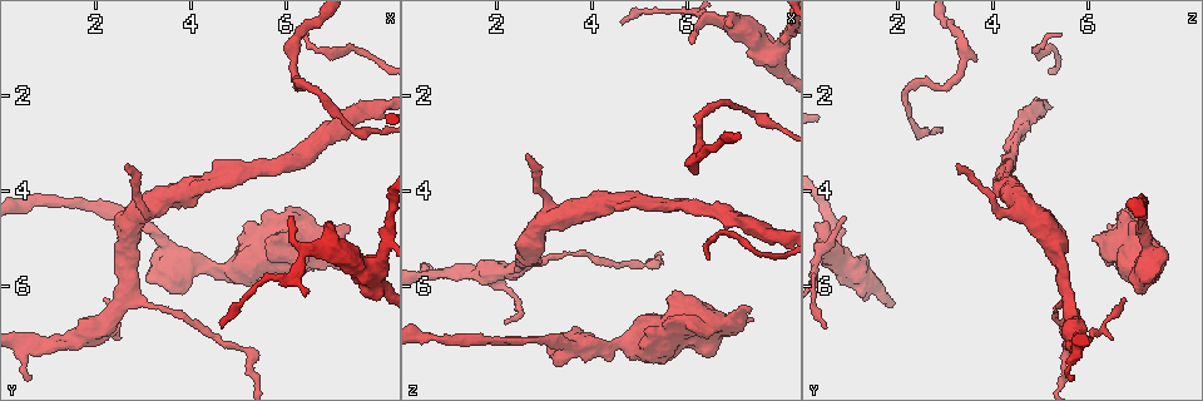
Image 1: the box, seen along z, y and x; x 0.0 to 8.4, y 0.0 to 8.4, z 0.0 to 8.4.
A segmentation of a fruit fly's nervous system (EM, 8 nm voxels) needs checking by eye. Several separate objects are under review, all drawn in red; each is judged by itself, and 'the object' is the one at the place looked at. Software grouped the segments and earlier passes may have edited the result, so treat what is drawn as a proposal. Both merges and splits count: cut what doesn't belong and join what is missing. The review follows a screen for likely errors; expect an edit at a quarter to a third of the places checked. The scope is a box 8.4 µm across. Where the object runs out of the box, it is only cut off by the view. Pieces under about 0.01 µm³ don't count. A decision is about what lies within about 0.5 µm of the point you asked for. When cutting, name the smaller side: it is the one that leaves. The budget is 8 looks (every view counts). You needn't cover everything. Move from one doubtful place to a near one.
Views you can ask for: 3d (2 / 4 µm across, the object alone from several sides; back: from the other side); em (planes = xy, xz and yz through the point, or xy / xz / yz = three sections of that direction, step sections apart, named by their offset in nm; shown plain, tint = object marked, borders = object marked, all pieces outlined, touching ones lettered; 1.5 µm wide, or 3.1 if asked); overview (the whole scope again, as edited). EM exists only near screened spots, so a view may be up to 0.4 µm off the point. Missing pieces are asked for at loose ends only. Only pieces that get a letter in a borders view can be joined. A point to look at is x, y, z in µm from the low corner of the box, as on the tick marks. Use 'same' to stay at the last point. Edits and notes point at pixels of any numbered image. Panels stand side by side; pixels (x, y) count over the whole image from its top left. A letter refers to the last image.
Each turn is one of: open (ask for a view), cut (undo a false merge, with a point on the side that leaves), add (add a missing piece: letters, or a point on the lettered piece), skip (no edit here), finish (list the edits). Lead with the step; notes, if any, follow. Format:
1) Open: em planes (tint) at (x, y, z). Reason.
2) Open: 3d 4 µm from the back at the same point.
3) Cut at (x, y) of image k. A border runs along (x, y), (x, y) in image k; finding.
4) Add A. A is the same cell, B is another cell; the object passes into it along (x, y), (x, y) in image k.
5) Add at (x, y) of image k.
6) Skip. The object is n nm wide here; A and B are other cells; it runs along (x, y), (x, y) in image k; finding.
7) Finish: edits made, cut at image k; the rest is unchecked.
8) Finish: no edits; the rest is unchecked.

Open: 3d 2 µm at (7.95, 2.20, 4.90). Thick turns thin.

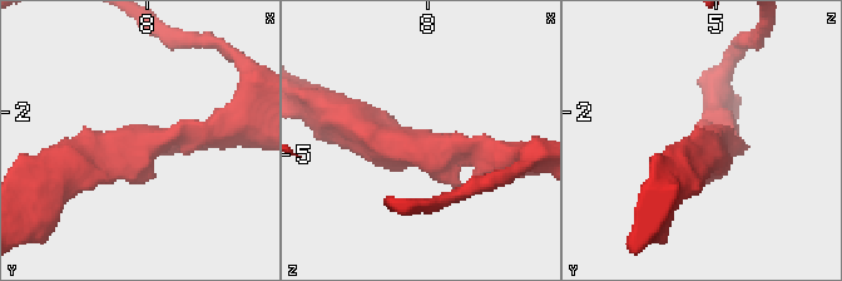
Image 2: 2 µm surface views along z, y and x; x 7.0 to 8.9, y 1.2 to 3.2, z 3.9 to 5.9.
Open: em yz step 8 (borders) at (7.96, 2.22, 4.96). Need the tissue.

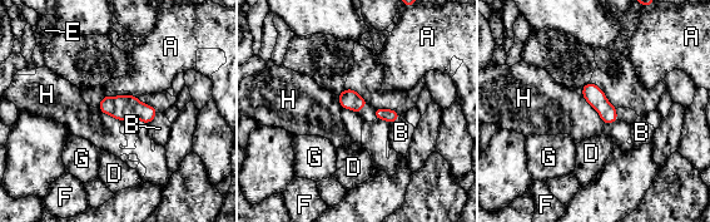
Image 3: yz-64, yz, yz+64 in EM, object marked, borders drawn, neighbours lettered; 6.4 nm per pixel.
Skip. A, B, D, E, F, G and H are other cells; a border runs along (104, 95), (97, 107) in image 3; all the same neuron.

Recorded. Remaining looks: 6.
Open: em planes (tint) at (6.30, 1.75, 2.40). Sharp bend.

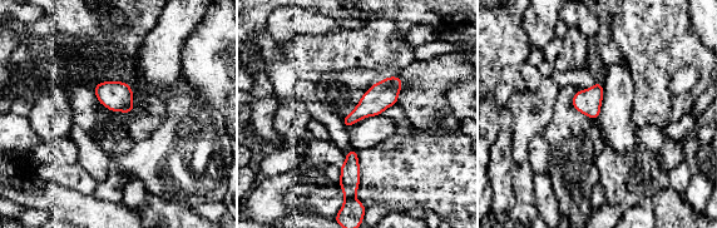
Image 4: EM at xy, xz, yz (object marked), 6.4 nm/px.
Open: em planes (borders) at the same point. What lies round it.

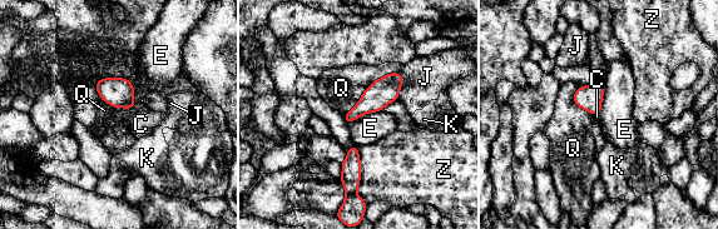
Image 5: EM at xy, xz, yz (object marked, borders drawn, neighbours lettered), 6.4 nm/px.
Skip. The longest contact is with Q, 460 nm; C, E, J, K, Q and Z are other cells; a border runs along (134, 86), (135, 103), (115, 109) in image 5; continuous, no second neuron.

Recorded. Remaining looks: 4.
Open: 3d 2 µm at (6.10, 4.50, 0.90). Free end.

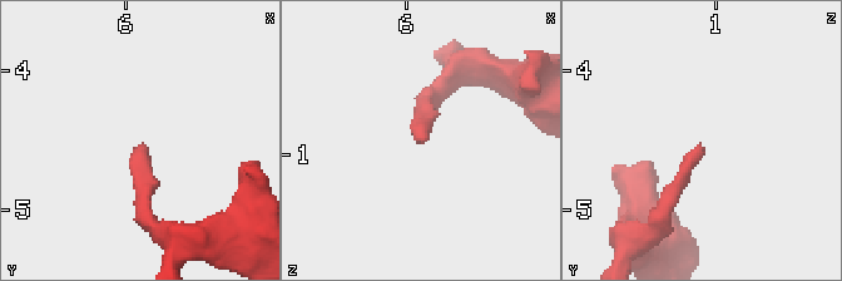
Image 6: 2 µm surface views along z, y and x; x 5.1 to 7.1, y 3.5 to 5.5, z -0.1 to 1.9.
Open: em xz step 4 (borders) at (6.06, 4.52, 0.88).

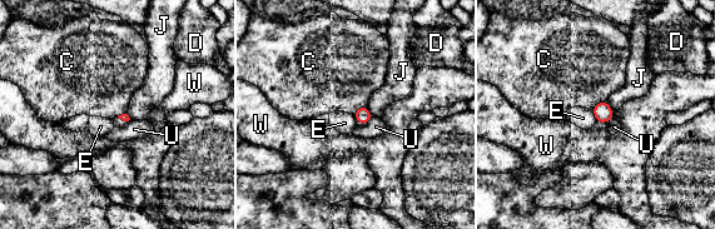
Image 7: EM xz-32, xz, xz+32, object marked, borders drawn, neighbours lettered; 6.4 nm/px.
Skip. The longest contact is with C, 130 nm; C, D, E, J, U and W are other cells; no lettered piece goes on from it.

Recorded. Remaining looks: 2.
Finish: no edits; the rest is unchecked.

